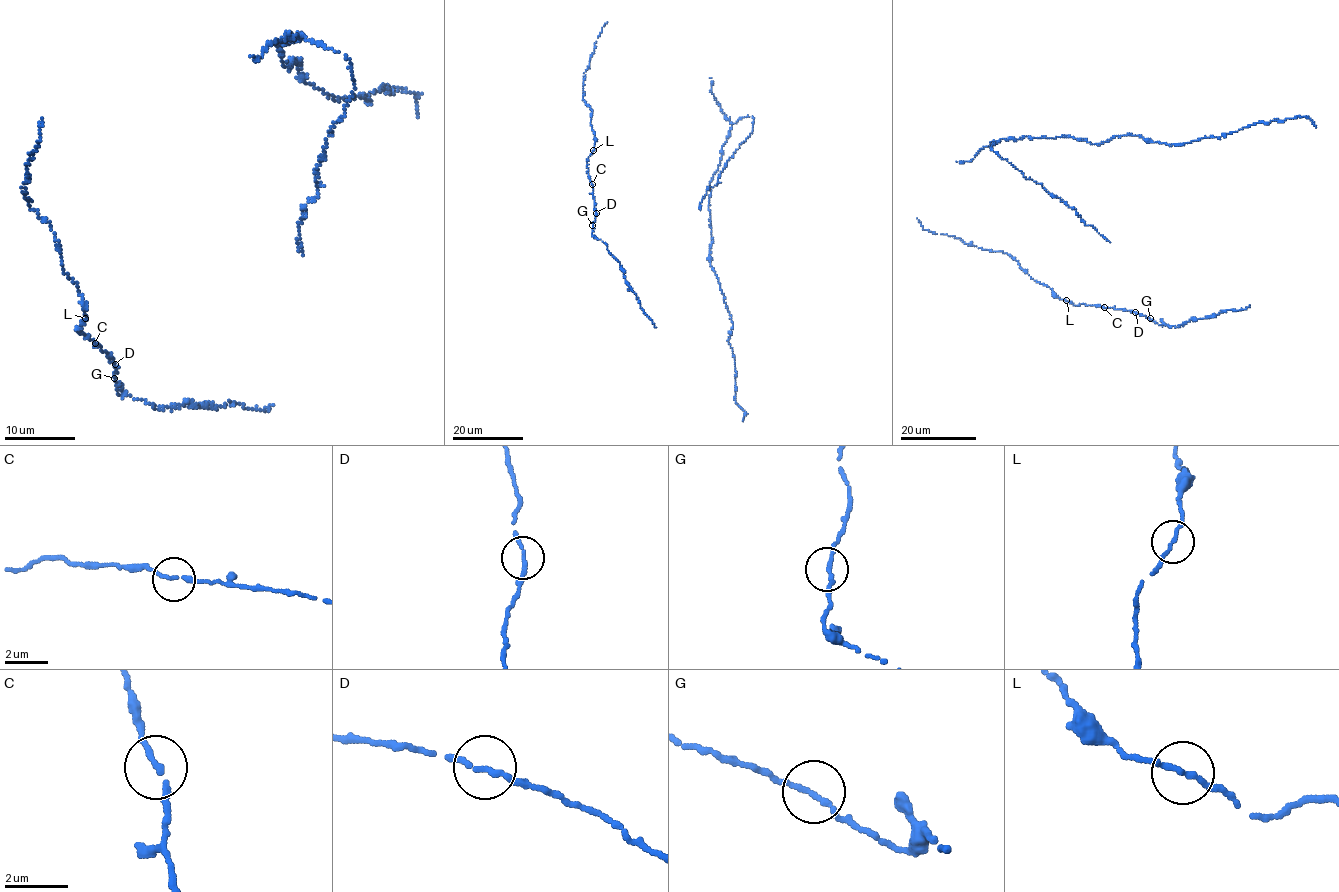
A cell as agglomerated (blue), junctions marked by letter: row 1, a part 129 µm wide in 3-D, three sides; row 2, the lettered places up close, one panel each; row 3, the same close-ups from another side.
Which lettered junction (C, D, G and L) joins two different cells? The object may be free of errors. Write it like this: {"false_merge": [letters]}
{"false_merge": ["L"]}

